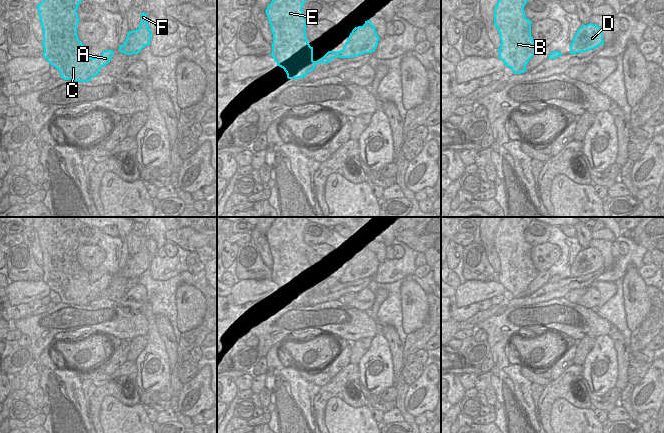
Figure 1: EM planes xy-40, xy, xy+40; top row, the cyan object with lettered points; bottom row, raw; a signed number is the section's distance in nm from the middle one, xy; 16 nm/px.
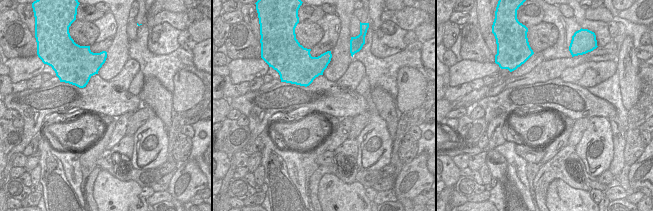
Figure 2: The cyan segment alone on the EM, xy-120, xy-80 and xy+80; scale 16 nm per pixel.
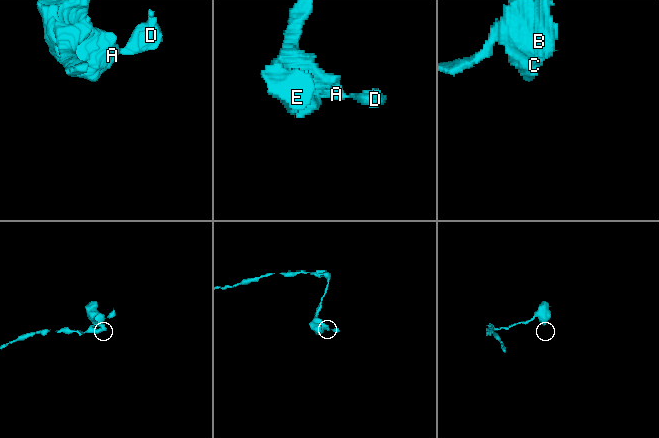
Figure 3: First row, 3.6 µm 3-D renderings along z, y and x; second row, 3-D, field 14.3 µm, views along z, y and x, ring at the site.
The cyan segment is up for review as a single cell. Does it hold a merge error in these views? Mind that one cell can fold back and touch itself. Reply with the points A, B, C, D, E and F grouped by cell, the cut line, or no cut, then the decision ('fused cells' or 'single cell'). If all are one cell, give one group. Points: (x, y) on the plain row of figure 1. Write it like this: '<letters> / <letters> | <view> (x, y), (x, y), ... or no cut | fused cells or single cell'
A B C E / D F | xy (340, 275), (338, 280) | fused cells

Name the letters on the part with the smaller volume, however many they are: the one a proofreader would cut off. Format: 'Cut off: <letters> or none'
Cut off: D, F

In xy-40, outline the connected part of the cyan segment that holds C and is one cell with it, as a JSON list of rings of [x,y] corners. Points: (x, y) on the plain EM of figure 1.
[[[45,217],[37,233],[43,254],[43,281],[60,296],[62,303],[89,306],[110,286],[115,275],[105,274],[95,282],[89,279],[89,272],[77,260],[77,249],[80,245],[77,234],[81,225],[78,217]]]

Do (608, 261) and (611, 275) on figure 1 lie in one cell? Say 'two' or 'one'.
two

